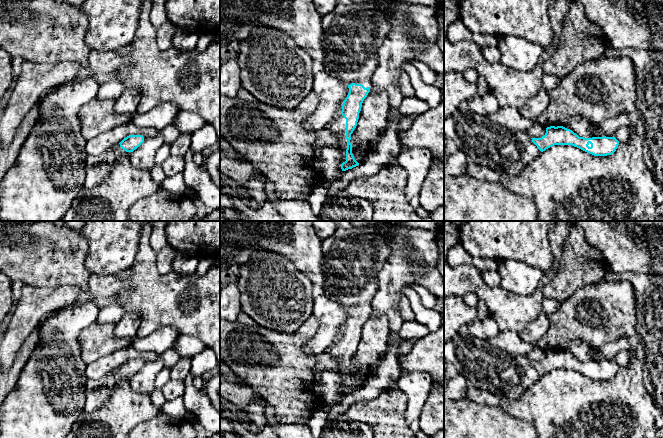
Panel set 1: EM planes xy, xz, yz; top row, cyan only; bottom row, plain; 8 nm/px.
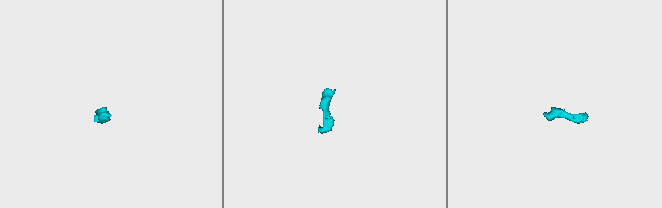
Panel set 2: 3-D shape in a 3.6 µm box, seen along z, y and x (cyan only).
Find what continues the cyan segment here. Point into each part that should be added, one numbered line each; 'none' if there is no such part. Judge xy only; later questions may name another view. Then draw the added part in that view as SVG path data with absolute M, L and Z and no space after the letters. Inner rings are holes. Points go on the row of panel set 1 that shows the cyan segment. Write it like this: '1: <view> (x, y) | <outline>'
1: xy (97, 167) | M120 144L109 148L98 155L87 155L85 160L85 181L84 189L94 188L99 182L104 180L113 169L115 162L122 155L130 155L120 147Z

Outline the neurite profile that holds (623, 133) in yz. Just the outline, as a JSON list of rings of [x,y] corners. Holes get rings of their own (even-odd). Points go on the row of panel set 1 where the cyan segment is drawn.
[[[622,126],[618,128],[614,134],[614,137],[619,141],[619,143],[625,142],[630,138],[631,127]]]

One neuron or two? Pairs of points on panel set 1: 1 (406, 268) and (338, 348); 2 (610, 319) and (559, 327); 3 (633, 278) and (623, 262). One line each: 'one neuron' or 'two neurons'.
1: two neurons
2: one neuron
3: two neurons

